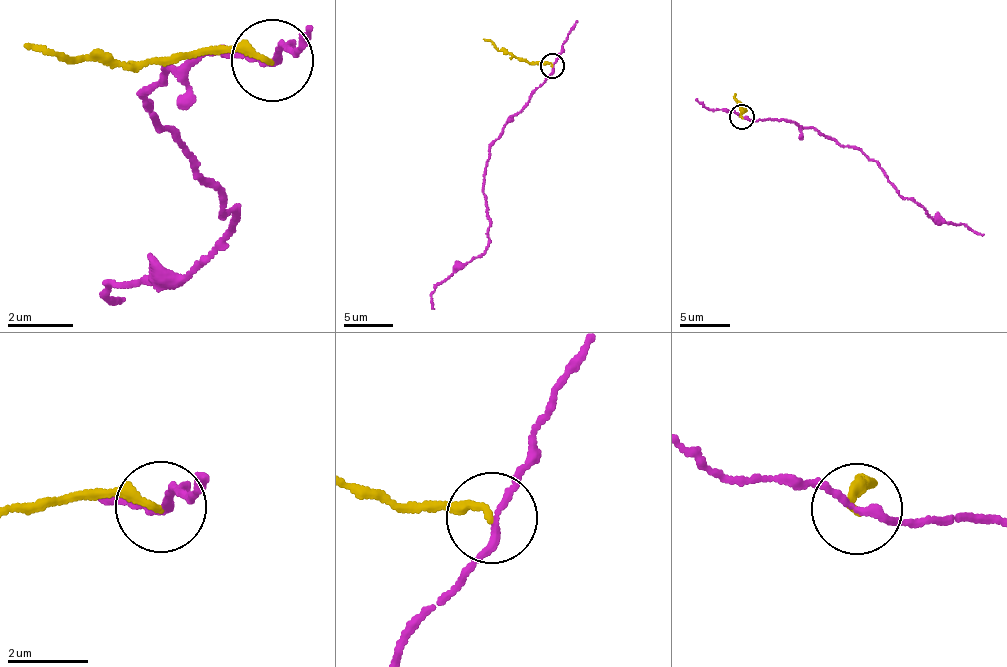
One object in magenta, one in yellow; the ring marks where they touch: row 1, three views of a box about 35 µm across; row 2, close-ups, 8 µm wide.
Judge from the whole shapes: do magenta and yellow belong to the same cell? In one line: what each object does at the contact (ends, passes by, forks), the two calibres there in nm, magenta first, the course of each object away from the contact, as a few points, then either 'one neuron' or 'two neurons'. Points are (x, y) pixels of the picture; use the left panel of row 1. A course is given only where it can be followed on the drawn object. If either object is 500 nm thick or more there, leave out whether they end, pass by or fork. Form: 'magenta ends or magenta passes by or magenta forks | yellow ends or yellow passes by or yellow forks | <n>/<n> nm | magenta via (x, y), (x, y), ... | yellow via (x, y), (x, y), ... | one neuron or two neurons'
magenta passes by | yellow ends | 160/180 nm | magenta via (273, 62), (220, 45), (143, 91), (237, 226), (183, 276), (154, 271), (110, 287), (124, 296) | yellow via (273, 62), (175, 51), (80, 62), (25, 43) | two neurons

